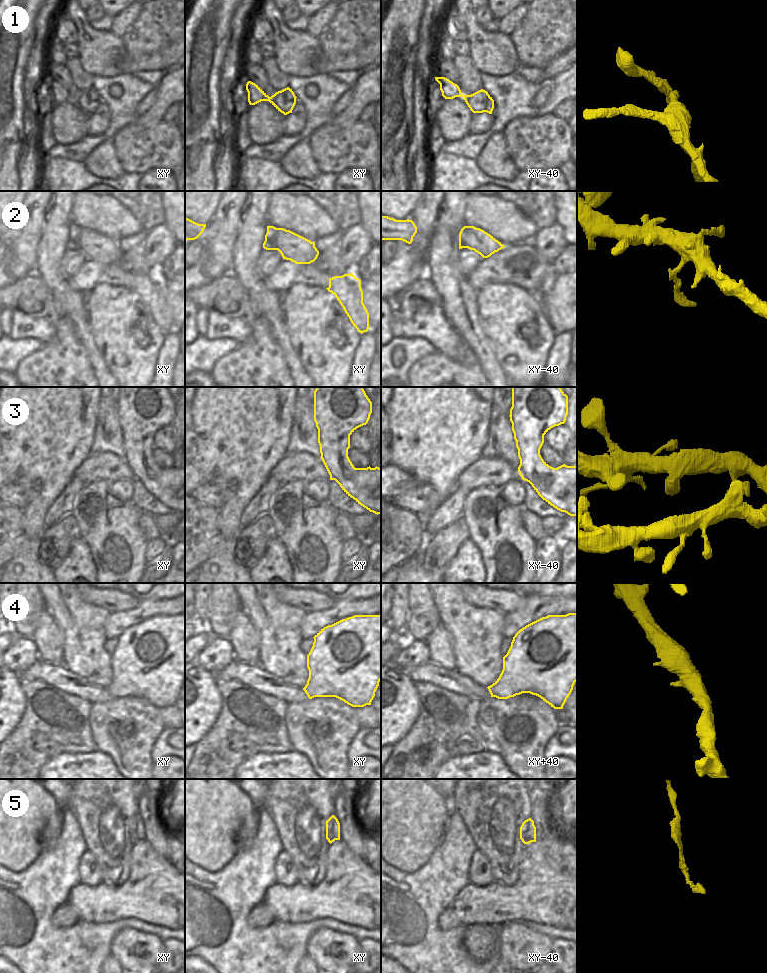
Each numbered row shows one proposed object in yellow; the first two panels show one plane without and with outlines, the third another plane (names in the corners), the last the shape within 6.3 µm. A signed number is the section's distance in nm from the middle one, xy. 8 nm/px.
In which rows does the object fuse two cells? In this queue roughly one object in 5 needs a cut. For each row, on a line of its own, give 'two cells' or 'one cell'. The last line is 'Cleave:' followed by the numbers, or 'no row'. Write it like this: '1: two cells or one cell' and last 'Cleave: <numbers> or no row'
1: one cell
2: two cells
3: one cell
4: one cell
5: one cell
Cleave: 2

